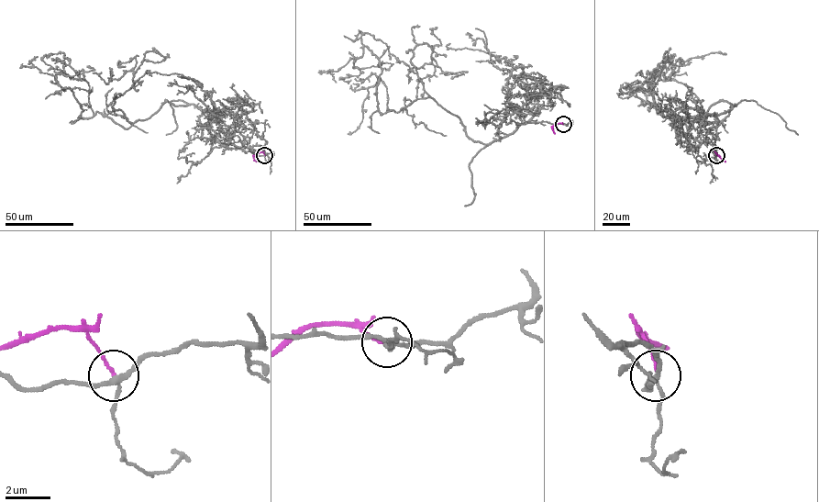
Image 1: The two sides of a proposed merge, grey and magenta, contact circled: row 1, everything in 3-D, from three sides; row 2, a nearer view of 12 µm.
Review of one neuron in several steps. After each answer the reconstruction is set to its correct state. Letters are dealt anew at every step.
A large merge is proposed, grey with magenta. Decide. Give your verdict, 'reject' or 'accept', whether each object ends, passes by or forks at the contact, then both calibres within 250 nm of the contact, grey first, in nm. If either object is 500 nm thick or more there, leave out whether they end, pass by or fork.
reject | grey forks | magenta ends | 170/120 nm

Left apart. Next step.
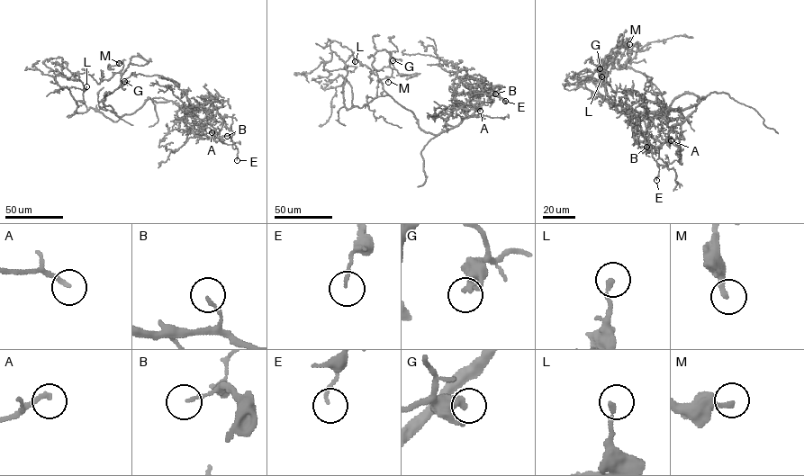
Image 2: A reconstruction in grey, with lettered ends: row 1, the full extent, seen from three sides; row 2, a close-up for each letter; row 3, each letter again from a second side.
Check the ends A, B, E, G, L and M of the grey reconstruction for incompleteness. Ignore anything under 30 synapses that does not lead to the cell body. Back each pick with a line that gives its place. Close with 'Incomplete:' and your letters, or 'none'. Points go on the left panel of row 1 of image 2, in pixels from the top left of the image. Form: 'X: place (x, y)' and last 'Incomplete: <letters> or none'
Incomplete: none

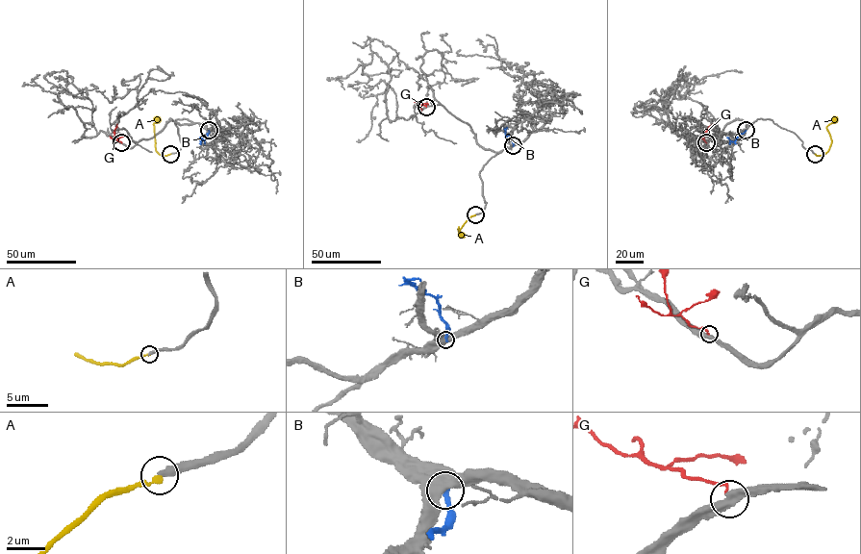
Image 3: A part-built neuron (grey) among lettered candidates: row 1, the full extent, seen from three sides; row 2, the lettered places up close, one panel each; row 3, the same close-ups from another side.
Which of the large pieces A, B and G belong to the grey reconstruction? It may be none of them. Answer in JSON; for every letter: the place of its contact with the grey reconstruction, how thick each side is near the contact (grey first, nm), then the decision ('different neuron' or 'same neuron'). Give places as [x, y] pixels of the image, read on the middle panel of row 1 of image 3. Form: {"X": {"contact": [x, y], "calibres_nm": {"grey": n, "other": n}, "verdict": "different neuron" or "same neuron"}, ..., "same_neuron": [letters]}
{"A": {"contact": [475, 214], "calibres_nm": {"grey": 320, "other": 220}, "verdict": "different neuron"}, "B": {"contact": [513, 145], "calibres_nm": {"grey": 650, "other": 240}, "verdict": "different neuron"}, "G": {"contact": [426, 107], "calibres_nm": {"grey": 400, "other": 140}, "verdict": "different neuron"}, "same_neuron": []}

